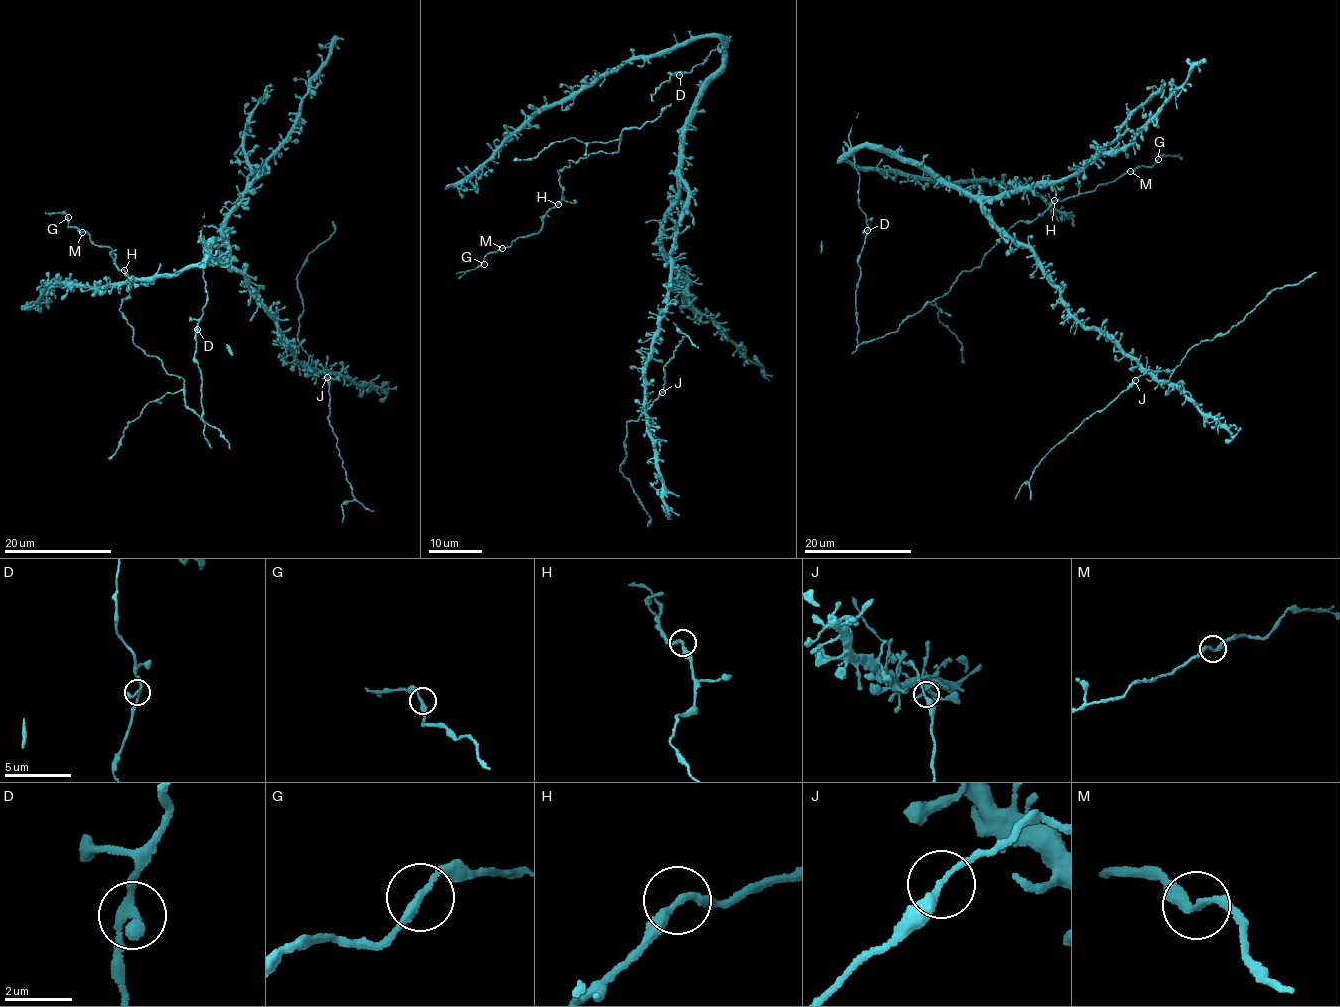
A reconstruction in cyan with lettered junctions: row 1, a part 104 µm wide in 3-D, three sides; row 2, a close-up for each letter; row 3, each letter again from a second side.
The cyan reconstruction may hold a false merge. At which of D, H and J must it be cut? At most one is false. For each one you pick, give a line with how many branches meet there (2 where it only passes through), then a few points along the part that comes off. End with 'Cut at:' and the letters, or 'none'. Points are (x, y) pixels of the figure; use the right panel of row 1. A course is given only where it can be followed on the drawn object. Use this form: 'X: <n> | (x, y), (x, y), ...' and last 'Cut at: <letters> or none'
Cut at: none

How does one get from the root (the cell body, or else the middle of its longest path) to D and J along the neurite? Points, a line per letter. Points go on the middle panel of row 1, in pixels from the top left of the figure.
D: (710, 52), (704, 62), (679, 75)
J: (710, 52), (721, 44), (722, 64), (685, 131), (688, 192), (644, 404), (662, 392)

